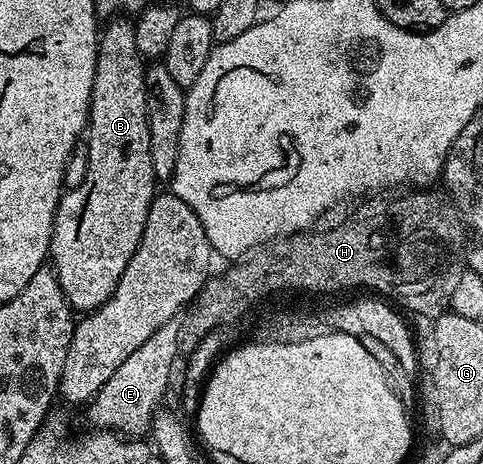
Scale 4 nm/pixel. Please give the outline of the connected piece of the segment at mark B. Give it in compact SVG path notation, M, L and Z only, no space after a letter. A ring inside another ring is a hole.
M114 18L107 24L98 38L88 135L84 140L86 177L71 192L63 191L58 200L48 253L66 301L78 314L93 312L116 290L124 266L132 262L132 254L140 246L150 203L156 195L146 113L147 65L136 50L133 23Z

